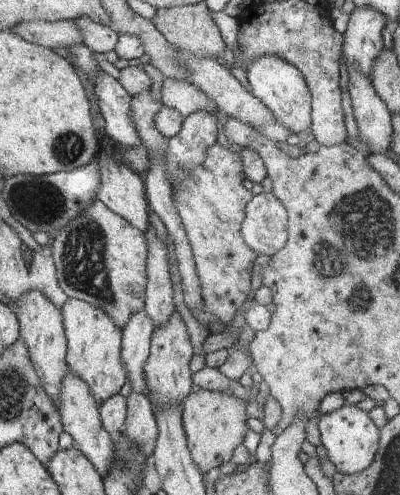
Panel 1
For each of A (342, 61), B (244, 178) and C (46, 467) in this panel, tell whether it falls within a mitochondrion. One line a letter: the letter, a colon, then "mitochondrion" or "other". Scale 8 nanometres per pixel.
A: other
B: other
C: other

